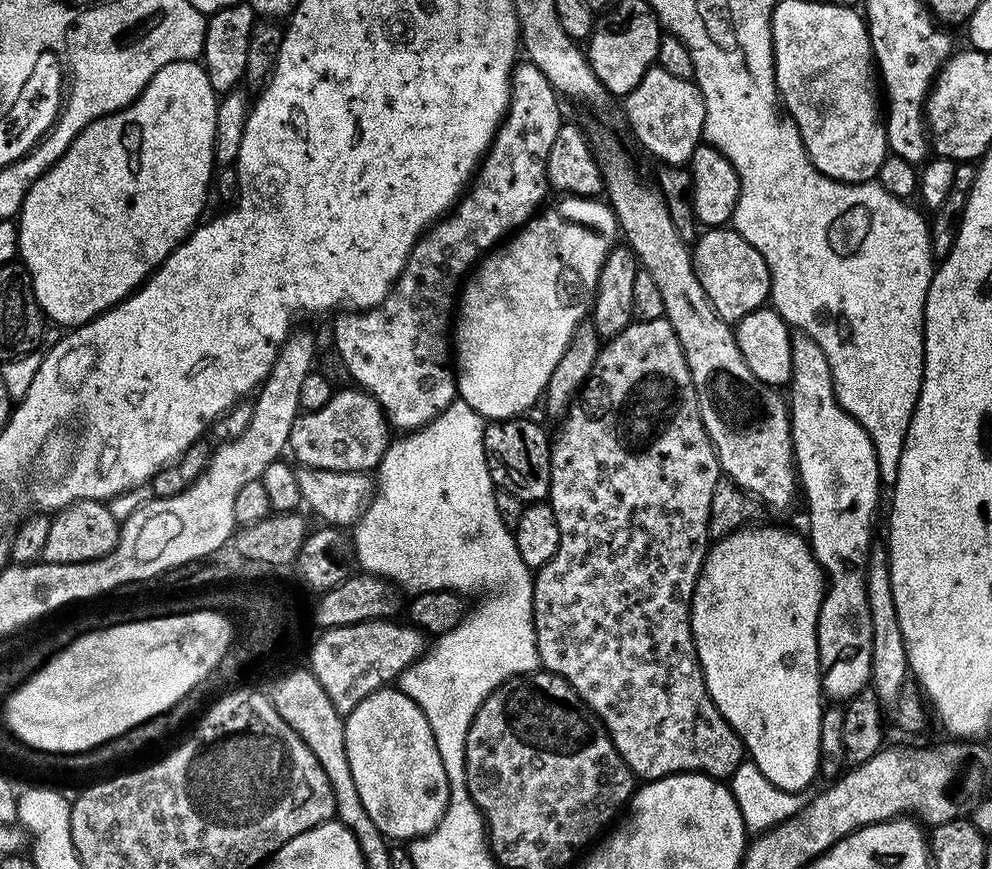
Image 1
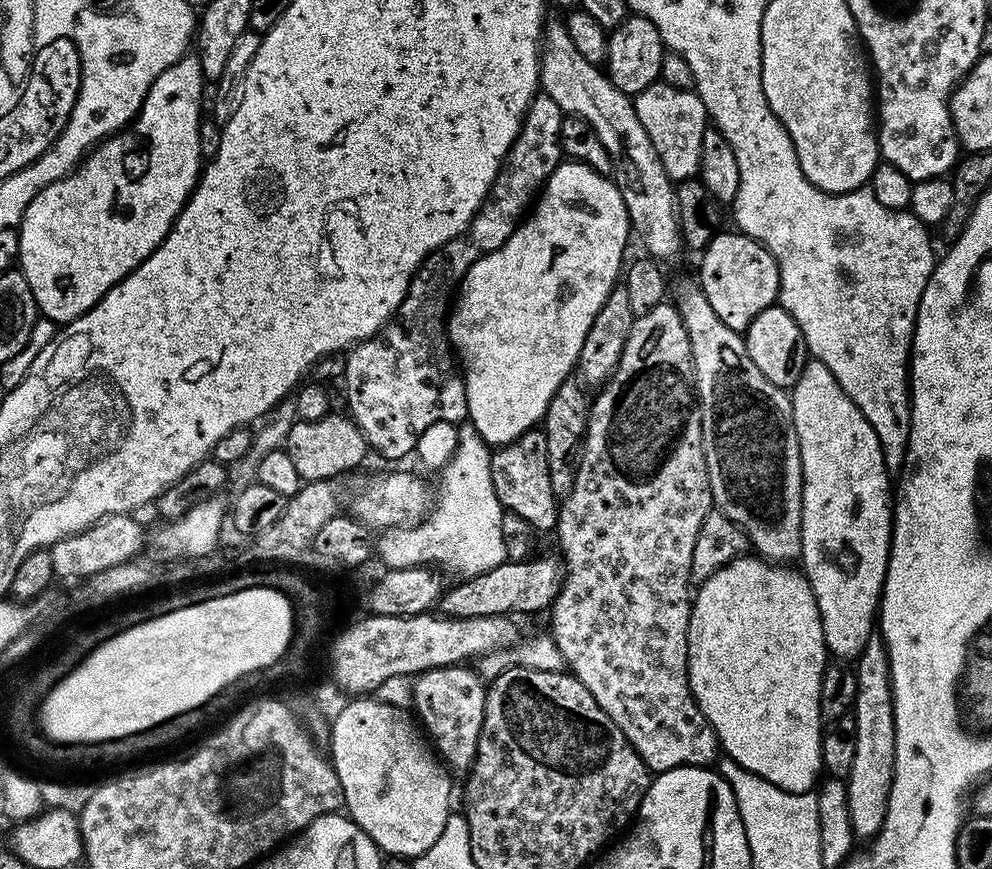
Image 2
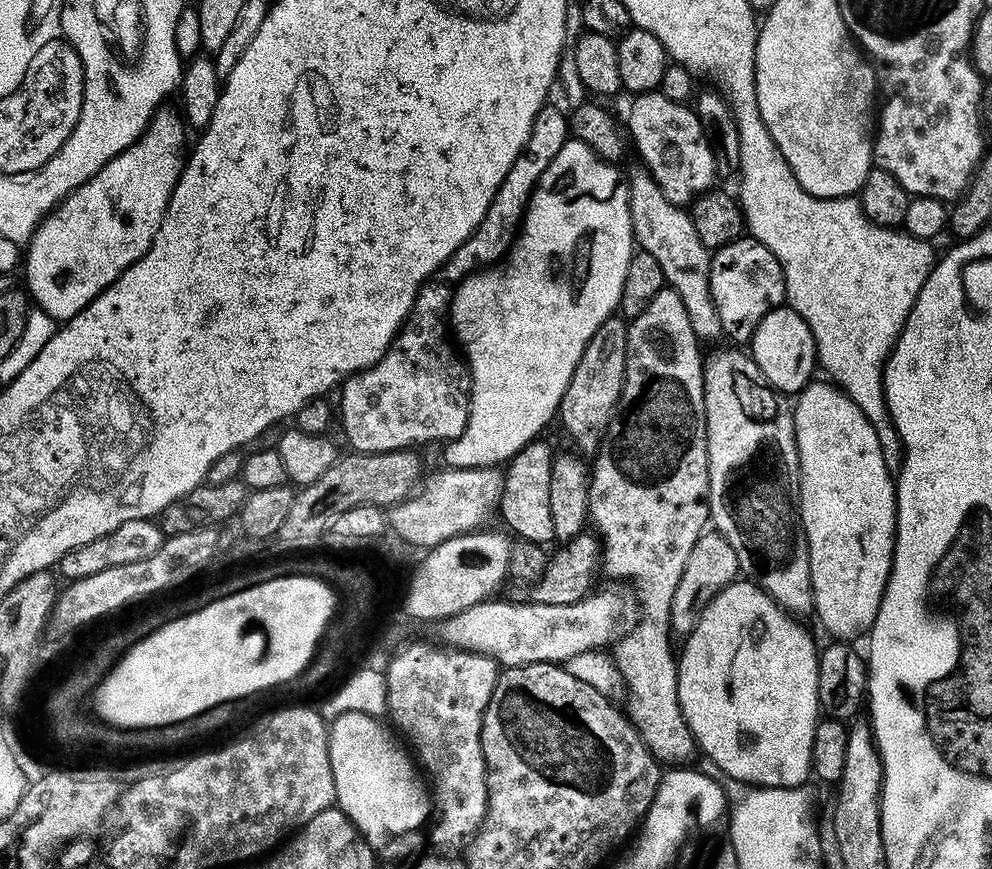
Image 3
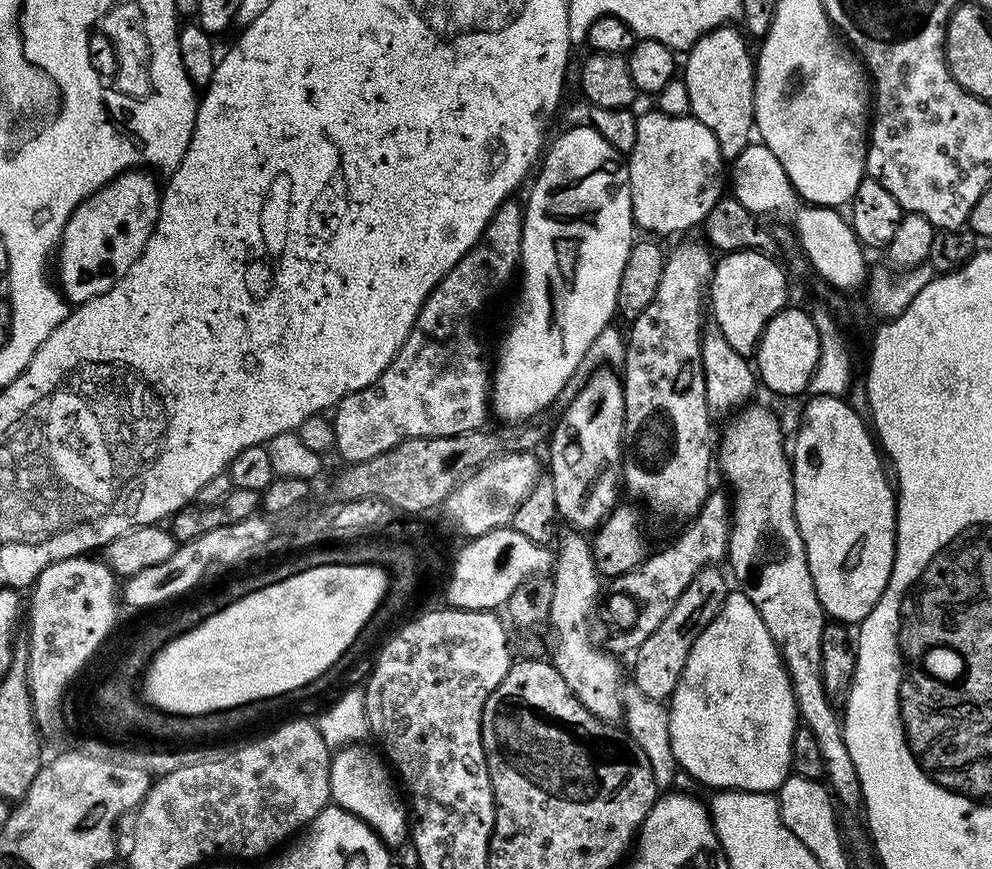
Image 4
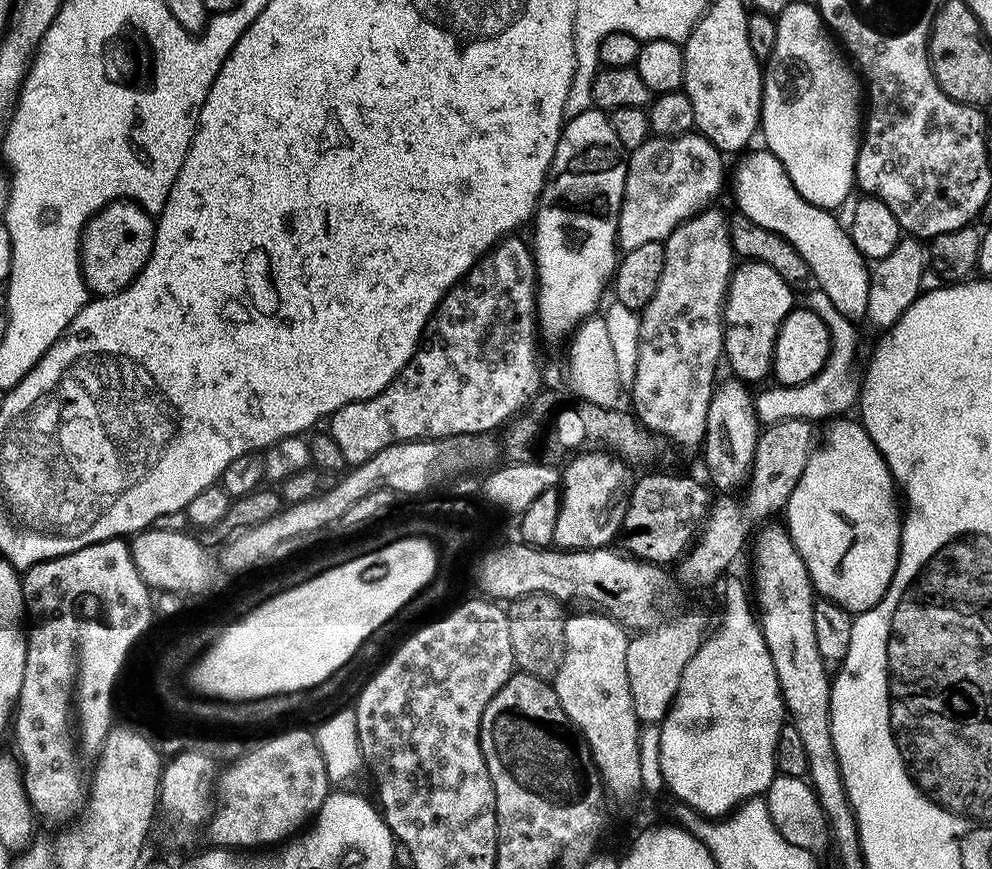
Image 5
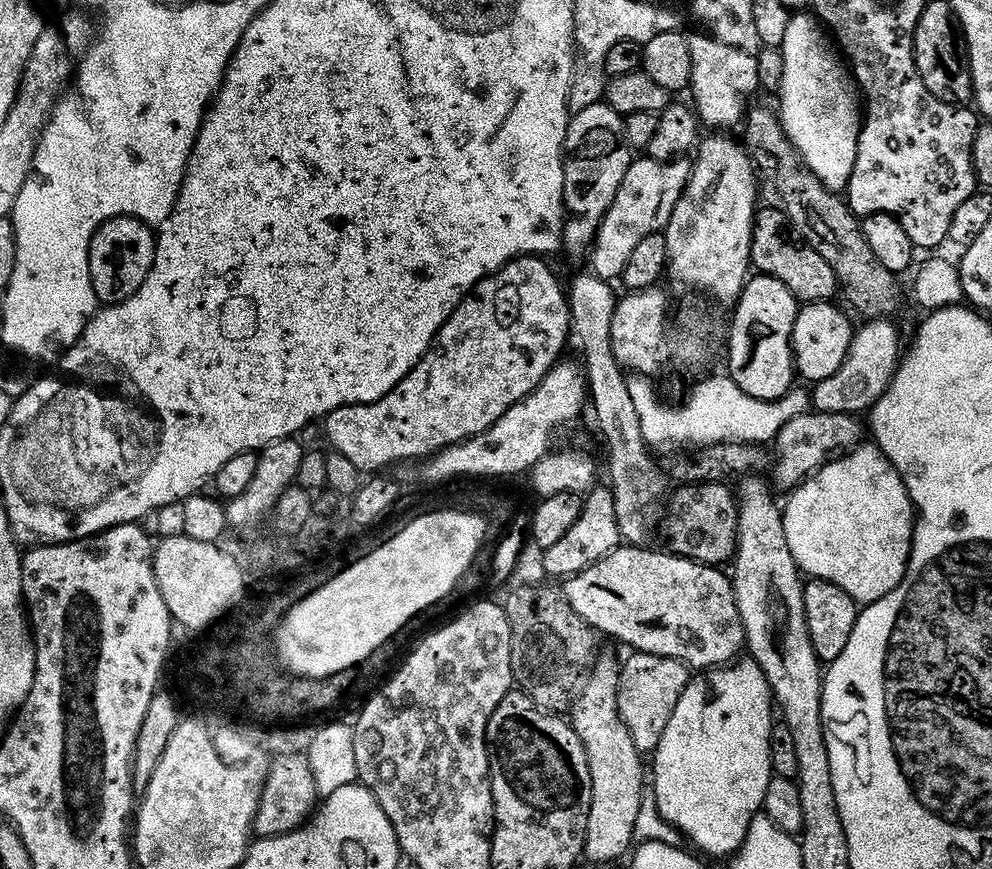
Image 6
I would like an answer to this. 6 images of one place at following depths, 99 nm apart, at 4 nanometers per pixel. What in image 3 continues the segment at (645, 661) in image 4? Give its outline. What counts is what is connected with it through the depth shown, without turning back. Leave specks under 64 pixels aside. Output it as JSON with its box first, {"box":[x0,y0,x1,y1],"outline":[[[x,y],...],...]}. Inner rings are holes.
{"box":[670,531,740,638],"outline":[[[704,531],[698,542],[694,542],[694,550],[690,550],[690,558],[686,558],[682,578],[678,578],[678,587],[674,590],[674,602],[670,612],[673,633],[677,637],[687,638],[694,626],[698,626],[702,610],[706,610],[713,598],[740,575],[738,554],[734,554],[734,546],[730,546],[730,542],[726,542],[726,538],[720,532]]]}

